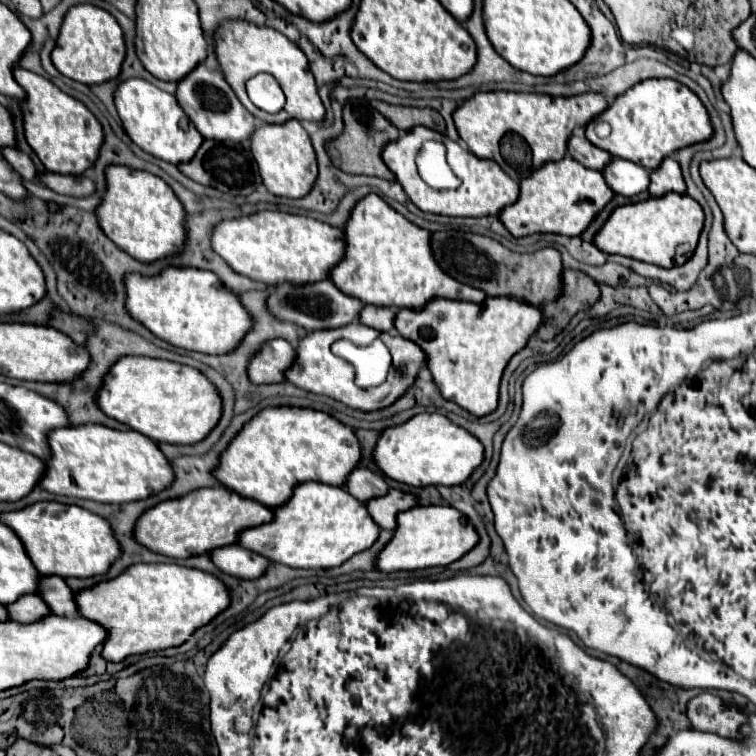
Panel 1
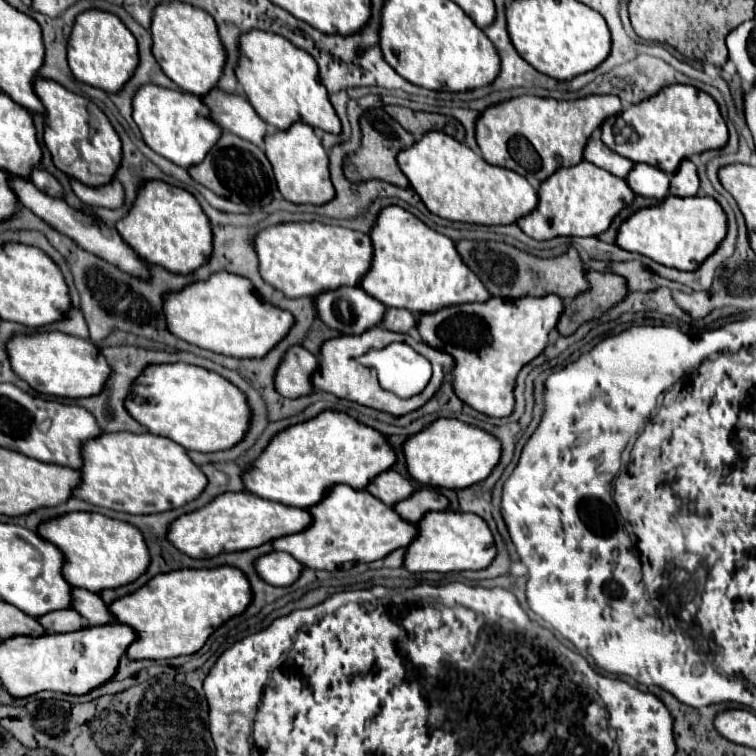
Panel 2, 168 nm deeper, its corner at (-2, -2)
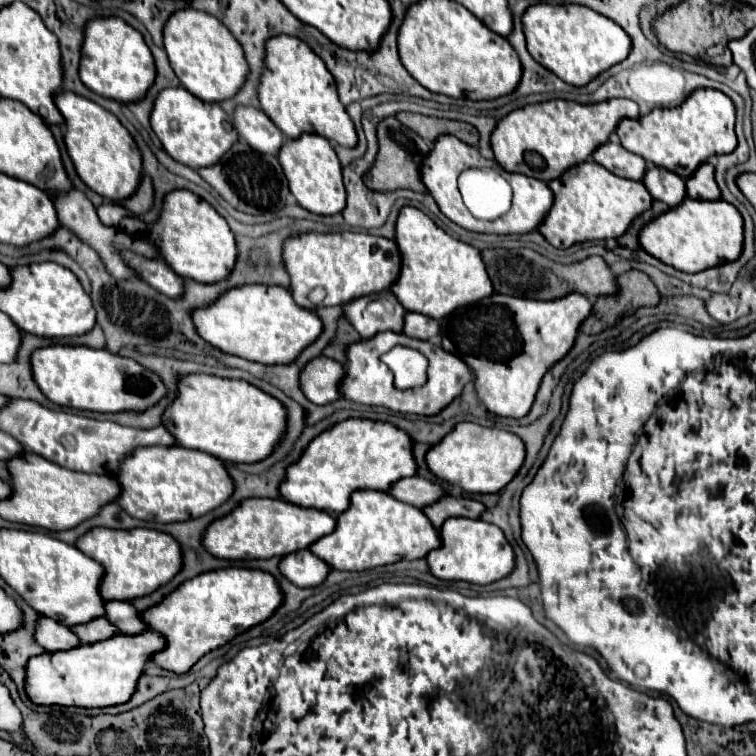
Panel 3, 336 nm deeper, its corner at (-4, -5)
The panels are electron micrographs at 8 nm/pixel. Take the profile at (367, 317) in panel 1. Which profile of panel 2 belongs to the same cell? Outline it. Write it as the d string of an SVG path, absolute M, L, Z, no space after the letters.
M387 309L383 327L391 329L395 333L411 333L417 327L417 315L407 309Z

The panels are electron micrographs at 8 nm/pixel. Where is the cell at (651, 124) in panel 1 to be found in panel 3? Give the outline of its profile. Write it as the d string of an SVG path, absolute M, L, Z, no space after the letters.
M695 90L681 106L655 108L645 116L621 120L615 134L625 150L675 172L681 178L689 178L707 158L735 150L735 108L719 90Z

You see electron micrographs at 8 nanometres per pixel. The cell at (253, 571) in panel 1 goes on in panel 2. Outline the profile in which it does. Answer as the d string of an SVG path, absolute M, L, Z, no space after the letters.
M273 551L269 555L259 557L255 561L255 569L263 577L263 581L267 581L271 585L289 587L299 579L303 565L299 565L299 561L295 561L295 557L291 557L289 553Z

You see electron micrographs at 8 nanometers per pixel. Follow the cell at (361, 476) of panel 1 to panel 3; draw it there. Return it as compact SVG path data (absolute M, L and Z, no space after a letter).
M411 476L411 478L401 478L397 480L391 488L389 494L405 504L423 508L427 504L433 504L435 500L439 500L445 492L439 484L431 482L431 480L423 480L419 476Z

